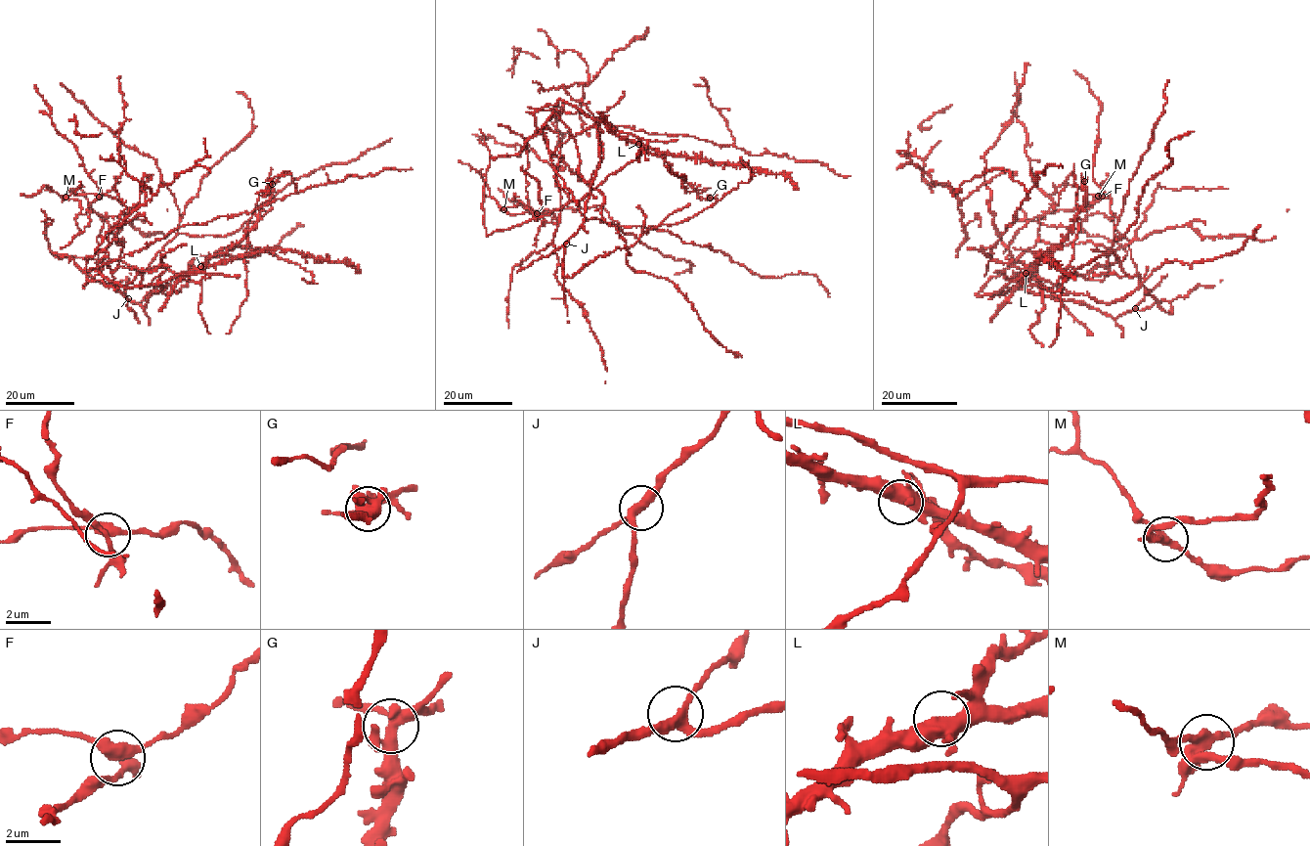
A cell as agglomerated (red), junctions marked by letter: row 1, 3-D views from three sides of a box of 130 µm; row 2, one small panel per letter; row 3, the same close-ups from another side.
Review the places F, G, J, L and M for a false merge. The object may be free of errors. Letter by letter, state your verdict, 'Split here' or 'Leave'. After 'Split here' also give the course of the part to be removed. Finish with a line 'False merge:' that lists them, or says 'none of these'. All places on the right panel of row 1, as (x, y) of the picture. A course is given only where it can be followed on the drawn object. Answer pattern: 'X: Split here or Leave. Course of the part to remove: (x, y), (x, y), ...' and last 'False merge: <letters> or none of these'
F: Leave
G: Leave
J: Leave
L: Leave
M: Split here. Course of the part to remove: (1098, 196), (1087, 214), (1102, 213), (1128, 241), (1138, 275)
False merge: M

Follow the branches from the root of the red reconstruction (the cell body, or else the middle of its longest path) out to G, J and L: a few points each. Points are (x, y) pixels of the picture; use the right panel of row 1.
G: (1167, 300), (1113, 318), (1082, 303), (1017, 287), (999, 290), (1060, 245), (1084, 204), (1084, 181)
J: (1167, 300), (1141, 310), (1135, 308)
L: (1167, 300), (1113, 318), (1082, 303), (1053, 299), (1017, 287), (999, 290), (1026, 273)

